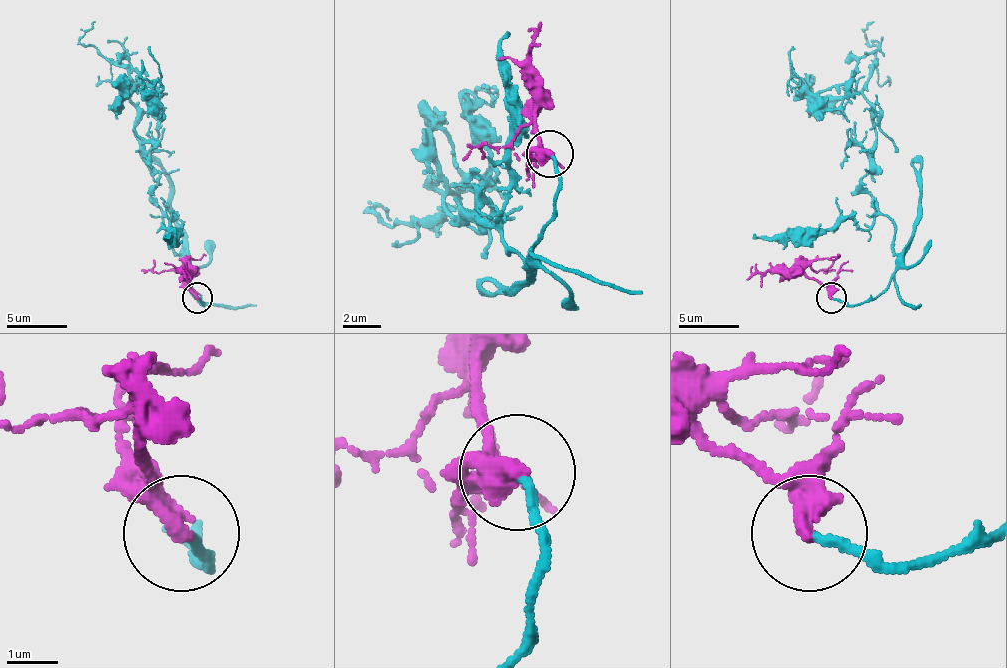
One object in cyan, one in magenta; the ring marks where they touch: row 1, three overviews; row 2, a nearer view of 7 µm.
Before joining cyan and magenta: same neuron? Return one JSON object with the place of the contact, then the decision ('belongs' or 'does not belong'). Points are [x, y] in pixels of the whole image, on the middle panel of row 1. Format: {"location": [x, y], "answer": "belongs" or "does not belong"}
{"location": [550, 154], "answer": "belongs"}

